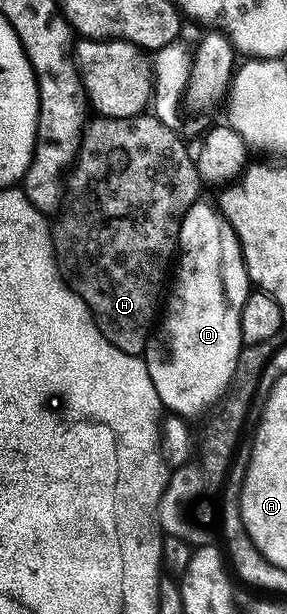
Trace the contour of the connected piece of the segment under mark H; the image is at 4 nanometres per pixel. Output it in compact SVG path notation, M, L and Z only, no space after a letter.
M146 111L139 113L137 117L95 116L82 131L82 141L78 144L78 154L74 156L74 164L70 166L68 176L64 182L62 203L52 221L52 240L54 242L54 259L57 272L61 273L62 280L74 290L78 298L90 309L90 316L93 317L94 322L100 327L100 331L104 336L125 353L142 355L146 352L146 343L152 336L156 318L160 313L160 302L164 297L164 286L168 281L168 270L176 257L180 223L188 209L199 201L201 193L198 192L204 188L204 182L198 175L195 158L192 156L191 151L189 153L186 150L186 145L182 142L180 133L177 128L166 126L158 117Z

